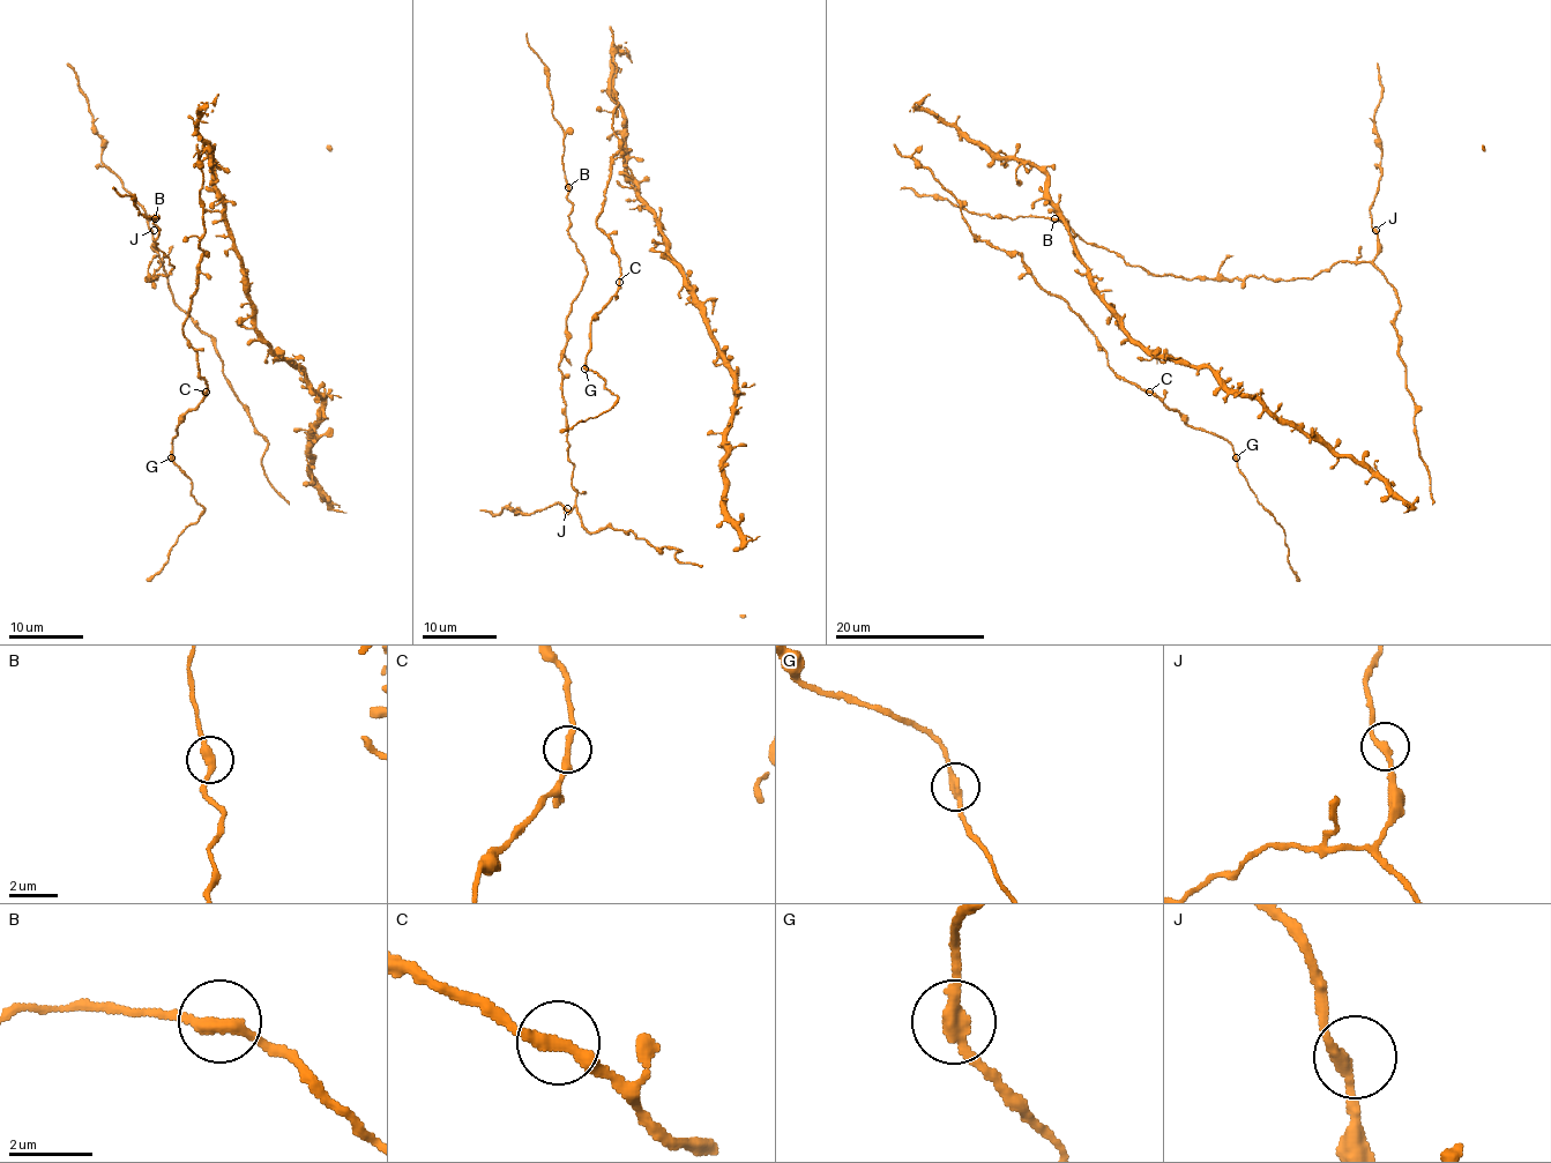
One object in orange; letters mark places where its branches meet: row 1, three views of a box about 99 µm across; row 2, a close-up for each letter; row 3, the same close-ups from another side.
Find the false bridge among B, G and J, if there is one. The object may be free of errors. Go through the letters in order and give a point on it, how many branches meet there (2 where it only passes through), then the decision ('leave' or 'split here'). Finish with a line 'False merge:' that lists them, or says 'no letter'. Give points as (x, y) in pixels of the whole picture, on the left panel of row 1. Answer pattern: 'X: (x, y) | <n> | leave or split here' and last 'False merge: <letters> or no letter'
B: (155, 218) | 2 | leave
G: (171, 457) | 2 | leave
J: (154, 230) | 2 | leave
False merge: no letter

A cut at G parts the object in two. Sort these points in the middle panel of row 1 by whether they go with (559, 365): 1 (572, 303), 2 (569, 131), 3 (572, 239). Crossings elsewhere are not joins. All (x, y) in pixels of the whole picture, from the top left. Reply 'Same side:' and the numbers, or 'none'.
Same side: 1, 2, 3

